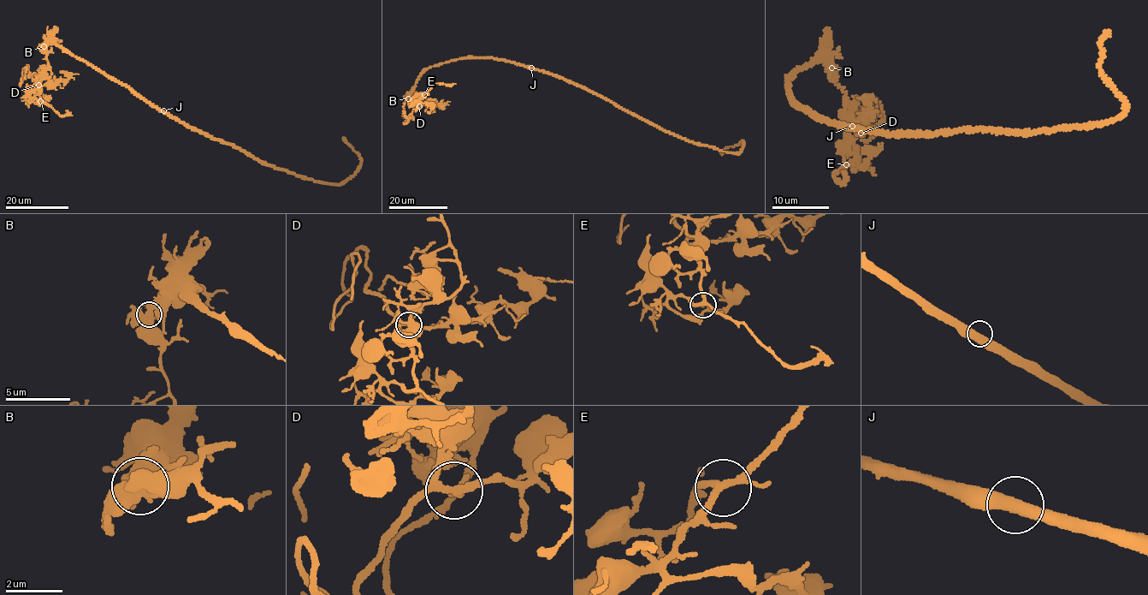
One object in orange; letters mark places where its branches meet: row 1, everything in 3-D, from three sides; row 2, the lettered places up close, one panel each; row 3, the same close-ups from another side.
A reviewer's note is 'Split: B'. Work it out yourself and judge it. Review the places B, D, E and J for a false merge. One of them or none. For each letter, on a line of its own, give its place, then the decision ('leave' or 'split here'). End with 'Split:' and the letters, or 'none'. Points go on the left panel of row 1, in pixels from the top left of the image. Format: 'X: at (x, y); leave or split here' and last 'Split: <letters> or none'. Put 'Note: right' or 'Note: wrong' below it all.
B: at (44, 46); split here
D: at (38, 85); leave
E: at (40, 101); leave
J: at (163, 110); leave
Split: B
Note: right

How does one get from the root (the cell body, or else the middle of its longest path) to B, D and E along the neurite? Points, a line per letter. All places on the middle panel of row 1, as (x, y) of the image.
B: (531, 68), (494, 58), (457, 58), (429, 67), (417, 81), (408, 98)
D: (531, 68), (487, 57), (457, 58), (434, 65), (419, 77), (411, 94), (422, 101), (418, 100), (419, 105)
E: (531, 68), (494, 58), (457, 58), (424, 71), (411, 94), (420, 103), (418, 100), (424, 94)

